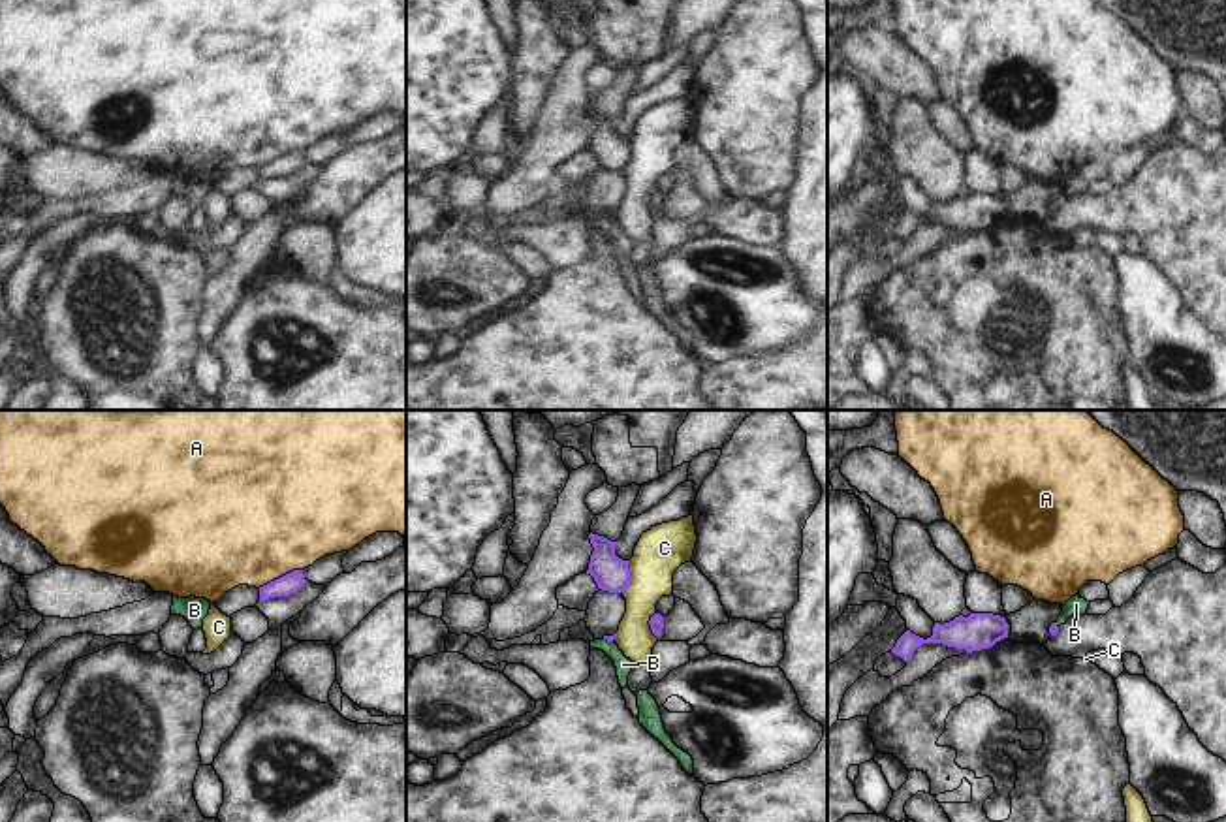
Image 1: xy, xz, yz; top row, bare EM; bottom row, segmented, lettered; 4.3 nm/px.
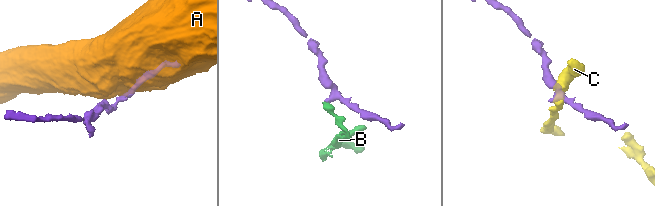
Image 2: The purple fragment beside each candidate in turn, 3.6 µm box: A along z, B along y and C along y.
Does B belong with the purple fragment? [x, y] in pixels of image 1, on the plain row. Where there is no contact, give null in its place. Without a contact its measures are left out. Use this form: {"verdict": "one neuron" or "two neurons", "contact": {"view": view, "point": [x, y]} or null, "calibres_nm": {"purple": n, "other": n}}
{"verdict": "one neuron", "contact": {"view": "xz", "point": [610, 219]}, "calibres_nm": {"purple": 30, "other": 70}}

